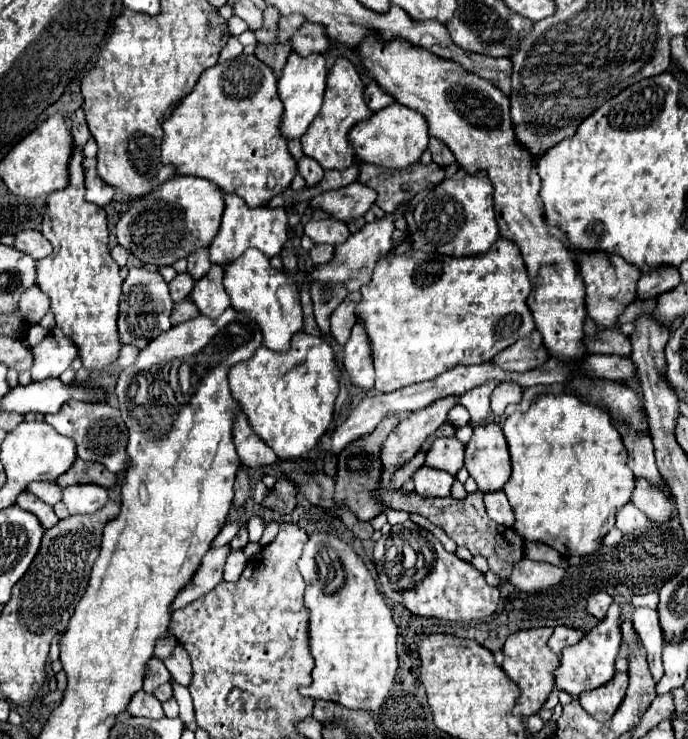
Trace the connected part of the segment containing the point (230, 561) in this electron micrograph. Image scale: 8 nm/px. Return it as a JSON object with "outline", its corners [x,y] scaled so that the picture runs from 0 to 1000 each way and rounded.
{"outline":[[[336,746],[336,751],[330,754],[330,762],[327,762],[327,786],[344,786],[353,775],[359,765],[359,754],[353,751],[353,746]]]}

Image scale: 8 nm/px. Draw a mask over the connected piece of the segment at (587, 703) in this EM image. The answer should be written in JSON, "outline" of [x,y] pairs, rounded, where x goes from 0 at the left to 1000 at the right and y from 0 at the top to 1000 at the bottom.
{"outline":[[[894,911],[894,916],[885,924],[874,927],[862,935],[844,938],[842,949],[844,949],[847,959],[874,978],[885,976],[908,943],[911,922],[914,922],[911,911]]]}

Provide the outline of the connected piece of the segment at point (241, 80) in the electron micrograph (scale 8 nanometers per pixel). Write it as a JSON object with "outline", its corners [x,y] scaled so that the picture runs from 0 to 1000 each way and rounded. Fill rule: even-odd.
{"outline":[[[347,74],[347,77],[336,80],[336,83],[315,85],[313,91],[307,91],[307,93],[301,93],[301,96],[295,99],[295,104],[286,110],[283,120],[263,137],[263,142],[251,150],[251,156],[237,166],[237,180],[240,180],[240,183],[237,183],[237,194],[234,194],[234,212],[231,212],[231,218],[234,218],[237,223],[251,223],[260,237],[295,240],[295,242],[313,248],[324,261],[342,261],[342,264],[353,267],[362,280],[388,277],[391,269],[397,269],[400,264],[411,261],[411,258],[423,250],[426,240],[432,237],[432,221],[426,218],[426,212],[423,212],[420,204],[417,204],[417,191],[411,191],[411,185],[406,183],[408,156],[411,156],[411,142],[408,142],[408,134],[406,134],[406,129],[403,129],[403,107],[400,107],[397,96],[394,96],[382,83],[376,83],[371,74]]]}

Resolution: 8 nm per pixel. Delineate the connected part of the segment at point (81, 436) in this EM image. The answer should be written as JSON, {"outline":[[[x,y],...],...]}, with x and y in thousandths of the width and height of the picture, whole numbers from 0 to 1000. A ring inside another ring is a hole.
{"outline":[[[97,543],[86,559],[65,562],[65,572],[77,575],[89,589],[103,591],[112,599],[112,616],[121,624],[138,624],[153,629],[161,640],[176,640],[185,635],[188,616],[182,610],[185,605],[185,578],[176,567],[176,556],[170,551],[161,551],[158,545],[147,548],[129,548],[121,543]]]}

